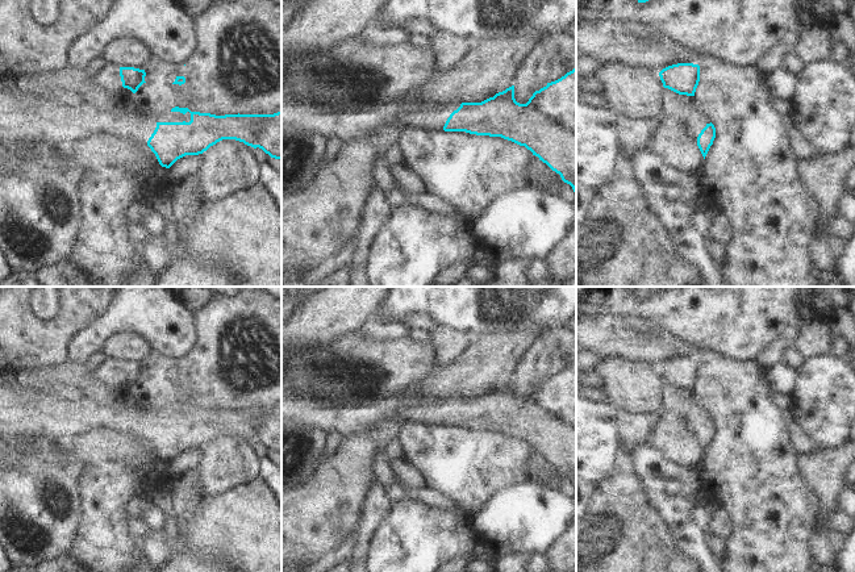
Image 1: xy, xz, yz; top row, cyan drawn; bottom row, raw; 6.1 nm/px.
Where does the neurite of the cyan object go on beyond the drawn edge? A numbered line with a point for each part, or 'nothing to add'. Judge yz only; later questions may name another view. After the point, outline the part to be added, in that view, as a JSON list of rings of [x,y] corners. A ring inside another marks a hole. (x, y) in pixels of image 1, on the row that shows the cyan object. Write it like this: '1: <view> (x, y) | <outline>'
1: yz (693, 128) | [[[688,122],[687,130],[689,135],[693,138],[693,141],[697,143],[697,137],[701,133],[701,130],[706,126],[705,122]]]

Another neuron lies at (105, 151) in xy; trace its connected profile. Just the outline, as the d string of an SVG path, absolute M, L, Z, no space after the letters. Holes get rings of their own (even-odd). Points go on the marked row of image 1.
M114 126L97 137L70 145L84 171L122 168L137 175L147 168L162 167L147 145L116 135Z

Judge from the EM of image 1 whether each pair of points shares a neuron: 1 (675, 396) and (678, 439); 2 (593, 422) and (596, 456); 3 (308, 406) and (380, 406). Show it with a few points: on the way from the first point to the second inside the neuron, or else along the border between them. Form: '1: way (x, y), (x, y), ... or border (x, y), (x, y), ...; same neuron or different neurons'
1: way (675, 406), (675, 429); same neuron
2: way (593, 430), (593, 449); same neuron
3: way (326, 414), (362, 416); same neuron

